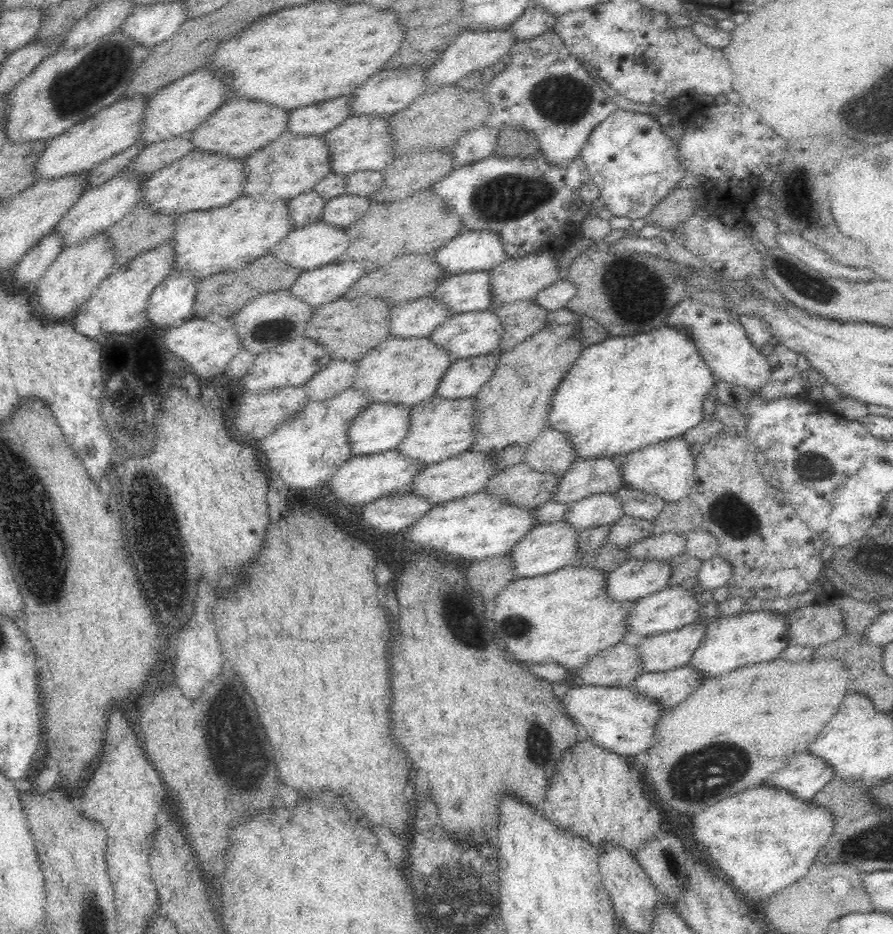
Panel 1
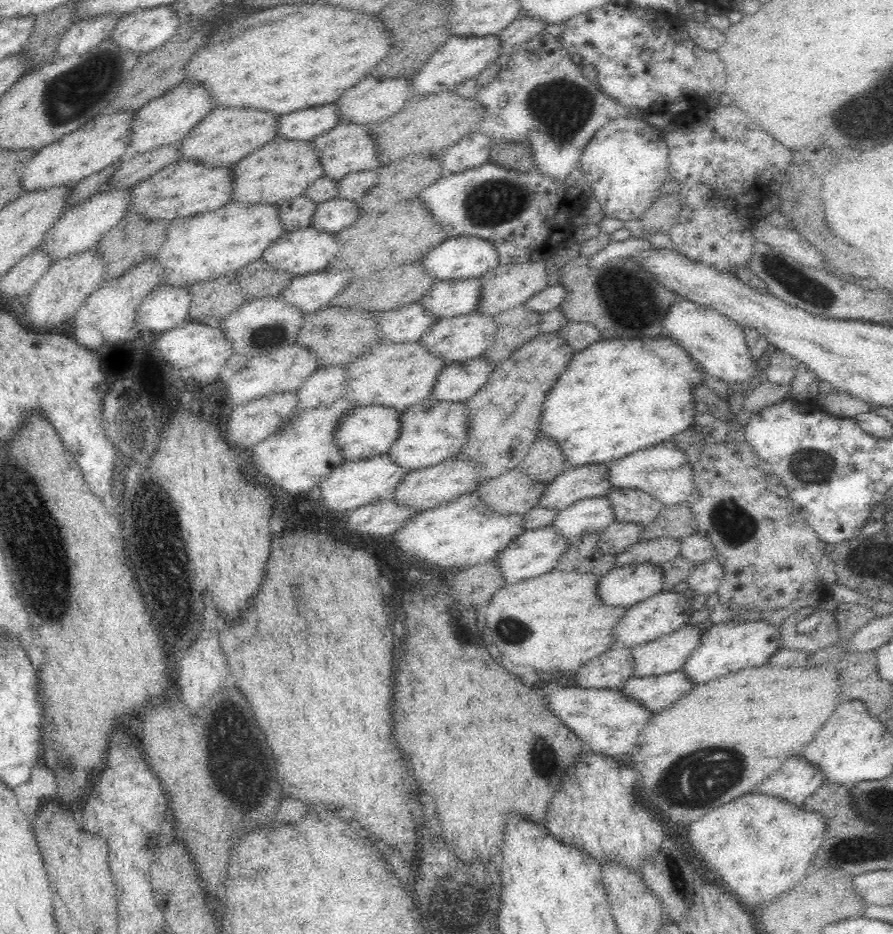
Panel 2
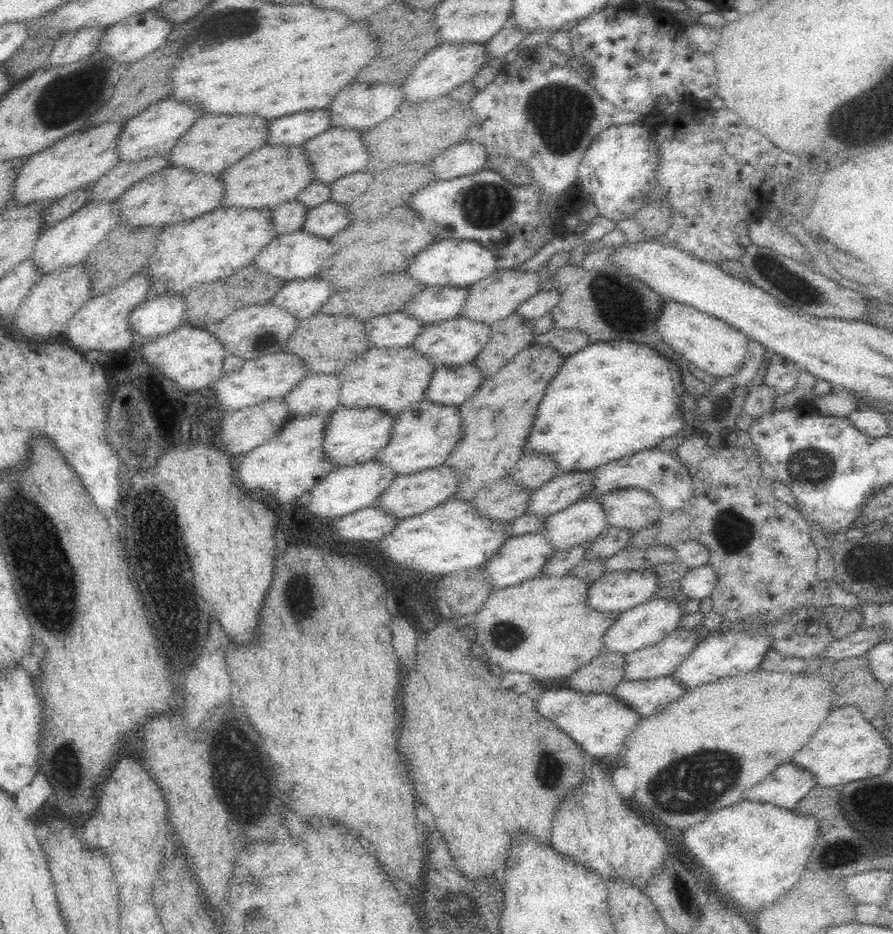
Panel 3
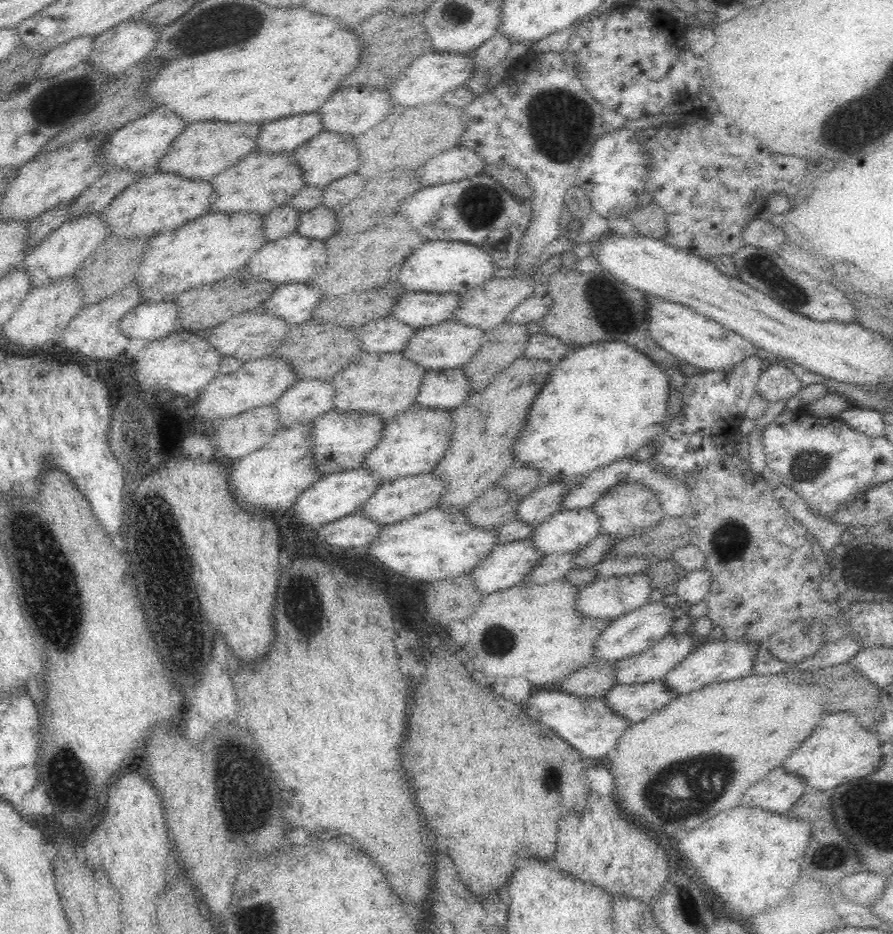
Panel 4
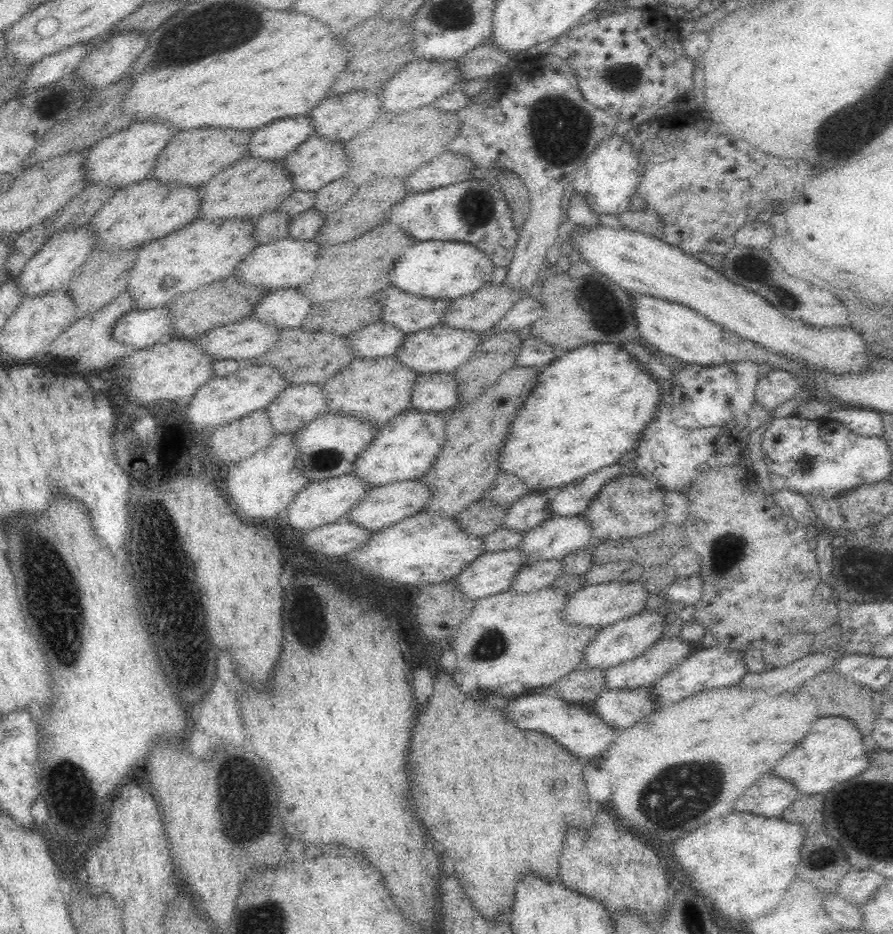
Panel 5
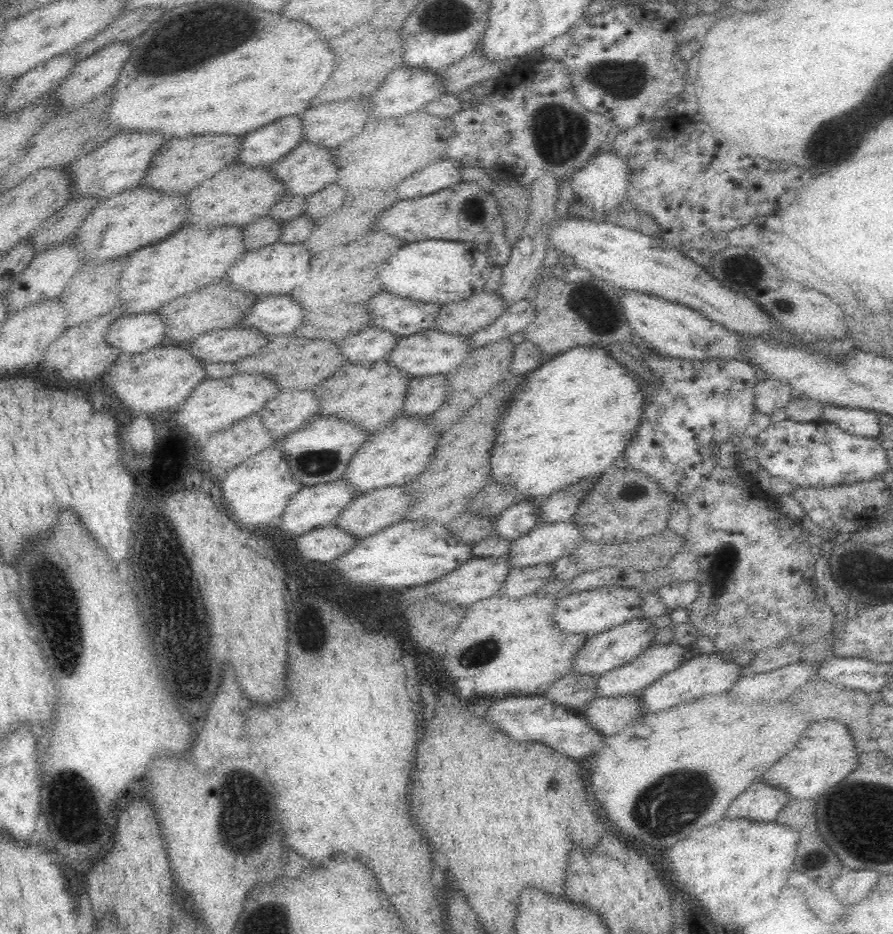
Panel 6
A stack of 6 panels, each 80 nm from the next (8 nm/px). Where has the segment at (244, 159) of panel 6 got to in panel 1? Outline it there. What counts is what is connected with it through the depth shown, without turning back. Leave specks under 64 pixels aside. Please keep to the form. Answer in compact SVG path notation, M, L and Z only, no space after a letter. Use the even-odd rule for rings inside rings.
M348 96L320 101L289 112L286 131L300 136L322 135L350 117Z

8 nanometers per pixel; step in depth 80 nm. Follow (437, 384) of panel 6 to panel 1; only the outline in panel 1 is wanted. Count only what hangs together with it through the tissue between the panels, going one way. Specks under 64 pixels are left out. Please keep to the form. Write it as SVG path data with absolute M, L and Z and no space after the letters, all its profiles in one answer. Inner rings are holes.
M489 353L455 360L444 372L435 396L443 399L473 397L488 383L499 361L499 355Z

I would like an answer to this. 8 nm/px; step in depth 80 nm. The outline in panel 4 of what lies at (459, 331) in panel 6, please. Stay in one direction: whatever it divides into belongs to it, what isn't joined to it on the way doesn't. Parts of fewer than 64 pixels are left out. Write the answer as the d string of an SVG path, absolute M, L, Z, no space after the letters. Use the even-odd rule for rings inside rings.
M492 277L491 279L485 280L482 284L475 286L460 295L458 298L458 306L450 312L450 321L458 321L459 324L465 326L472 326L478 328L483 332L488 332L492 328L505 322L506 316L522 302L532 295L534 290L534 280L532 277L522 279L522 277L514 278L498 278Z

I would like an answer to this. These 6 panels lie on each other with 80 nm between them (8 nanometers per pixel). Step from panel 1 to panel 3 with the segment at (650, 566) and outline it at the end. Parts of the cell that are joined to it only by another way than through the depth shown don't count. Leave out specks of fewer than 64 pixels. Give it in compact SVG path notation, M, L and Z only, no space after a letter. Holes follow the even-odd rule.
M653 568L604 572L588 588L586 603L598 613L621 613L655 596L658 580Z

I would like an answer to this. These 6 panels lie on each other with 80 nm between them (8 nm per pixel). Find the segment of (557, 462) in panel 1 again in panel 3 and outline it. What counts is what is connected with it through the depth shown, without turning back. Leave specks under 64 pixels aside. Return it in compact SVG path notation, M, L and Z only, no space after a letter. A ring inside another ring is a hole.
M529 452L508 470L506 477L510 477L522 487L534 490L560 473L556 466L552 458Z

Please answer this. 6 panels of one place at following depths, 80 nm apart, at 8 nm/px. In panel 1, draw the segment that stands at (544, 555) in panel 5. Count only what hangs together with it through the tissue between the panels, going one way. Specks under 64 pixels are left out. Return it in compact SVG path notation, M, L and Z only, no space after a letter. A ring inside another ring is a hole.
M604 493L572 503L562 521L578 532L588 527L612 526L623 515L624 511L620 510L620 499L616 499L614 493Z

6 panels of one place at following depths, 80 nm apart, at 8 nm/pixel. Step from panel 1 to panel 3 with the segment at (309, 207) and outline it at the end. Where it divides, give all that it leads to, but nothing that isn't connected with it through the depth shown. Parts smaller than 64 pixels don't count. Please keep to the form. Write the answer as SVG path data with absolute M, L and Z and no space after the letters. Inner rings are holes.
M296 199L281 202L278 206L270 209L270 223L272 223L272 229L276 236L300 231L308 209L304 203Z

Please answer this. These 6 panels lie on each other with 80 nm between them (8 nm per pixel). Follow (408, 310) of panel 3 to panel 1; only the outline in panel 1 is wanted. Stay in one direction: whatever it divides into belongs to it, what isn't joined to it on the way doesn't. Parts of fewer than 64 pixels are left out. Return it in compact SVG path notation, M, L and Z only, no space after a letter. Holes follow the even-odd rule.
M487 270L444 277L428 296L444 303L450 314L493 310Z

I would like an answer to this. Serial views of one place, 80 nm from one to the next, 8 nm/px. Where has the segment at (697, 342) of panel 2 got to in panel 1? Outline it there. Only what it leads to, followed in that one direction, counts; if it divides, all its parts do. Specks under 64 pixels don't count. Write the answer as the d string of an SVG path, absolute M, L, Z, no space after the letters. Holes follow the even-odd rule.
M688 300L688 302L676 304L672 308L672 312L670 312L670 318L672 318L671 328L682 330L685 334L689 335L688 339L694 344L698 355L704 359L704 362L708 365L708 369L712 371L717 381L724 381L729 384L745 387L750 392L756 392L764 384L771 381L767 358L762 356L761 352L750 343L744 328L732 312L727 313L723 309L708 306L700 301Z

